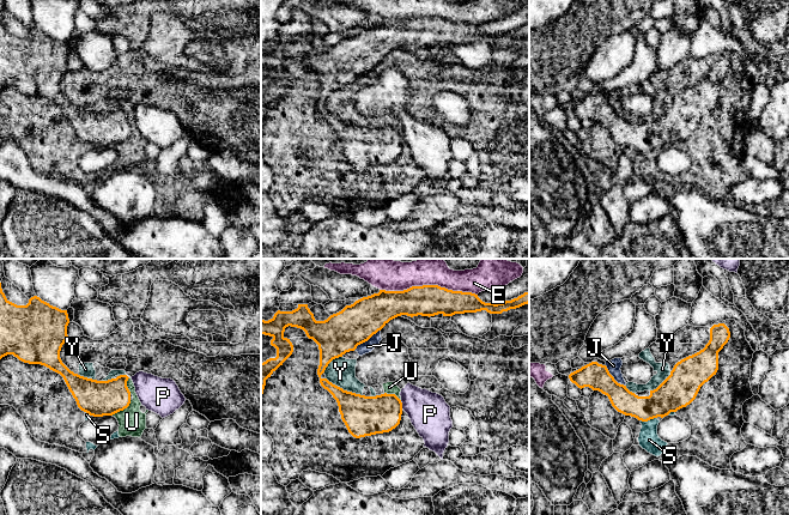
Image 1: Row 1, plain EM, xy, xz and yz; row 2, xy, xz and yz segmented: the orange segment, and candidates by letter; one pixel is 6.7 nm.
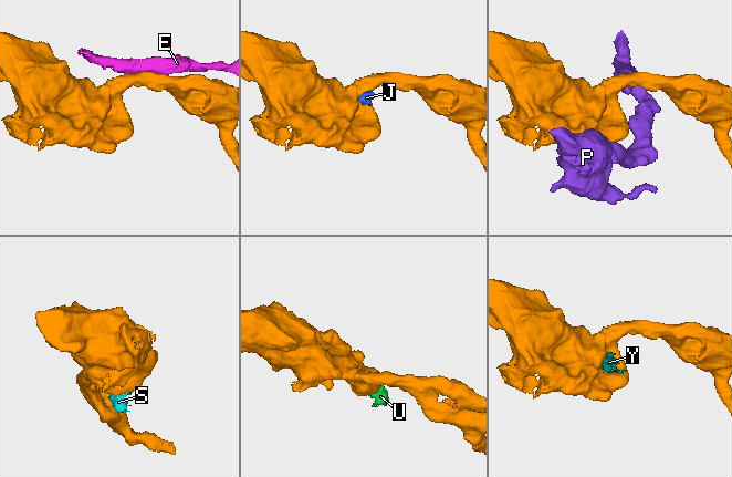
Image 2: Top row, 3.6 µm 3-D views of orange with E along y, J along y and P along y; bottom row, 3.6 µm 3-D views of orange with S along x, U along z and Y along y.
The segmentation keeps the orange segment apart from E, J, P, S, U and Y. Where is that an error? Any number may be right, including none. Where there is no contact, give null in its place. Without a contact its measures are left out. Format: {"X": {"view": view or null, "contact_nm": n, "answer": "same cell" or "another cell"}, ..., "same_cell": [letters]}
{"E": {"view": "xz", "contact_nm": 650, "answer": "another cell"}, "J": {"view": "xz", "contact_nm": 220, "answer": "another cell"}, "P": {"view": "xz", "contact_nm": 70, "answer": "another cell"}, "S": {"view": "yz", "contact_nm": 110, "answer": "another cell"}, "U": {"view": "xy", "contact_nm": 170, "answer": "another cell"}, "Y": {"view": "xz", "contact_nm": 280, "answer": "another cell"}, "same_cell": []}

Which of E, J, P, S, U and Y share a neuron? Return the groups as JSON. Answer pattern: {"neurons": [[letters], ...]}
{"neurons": [["E"], ["J", "S", "U", "Y"], ["P"]]}

